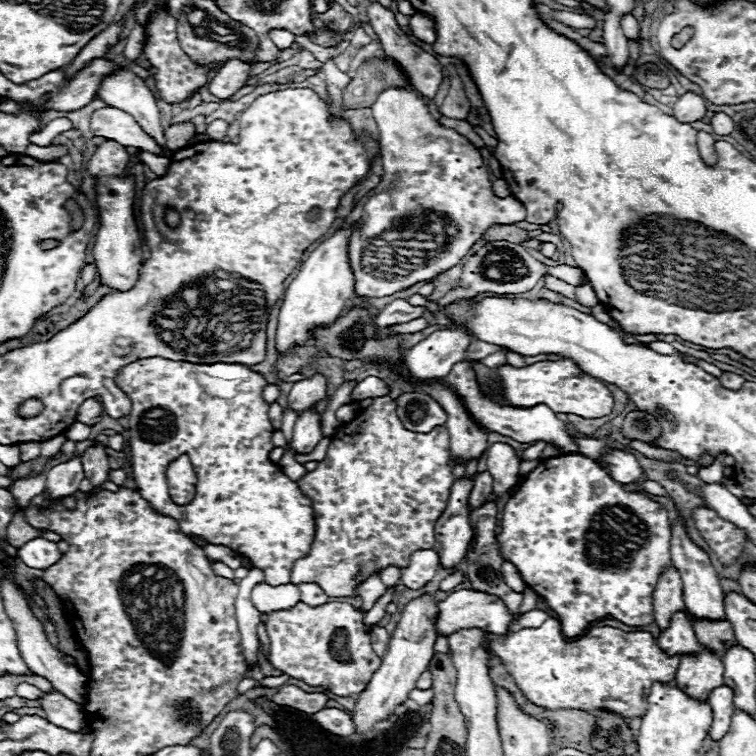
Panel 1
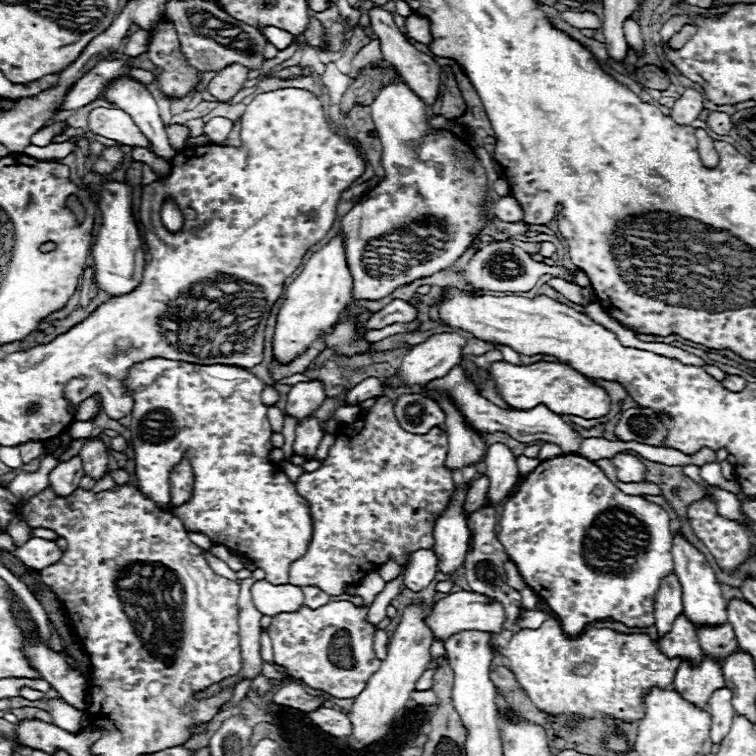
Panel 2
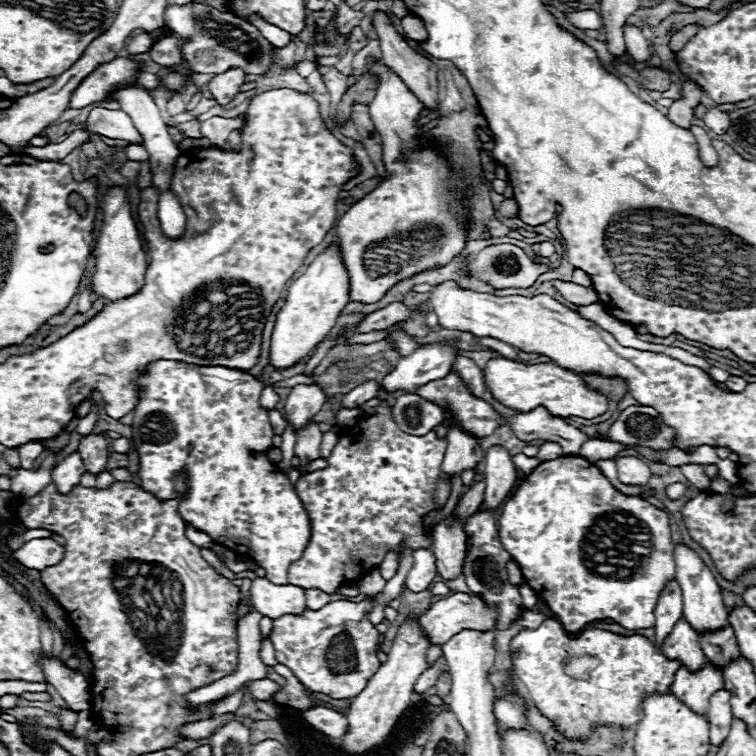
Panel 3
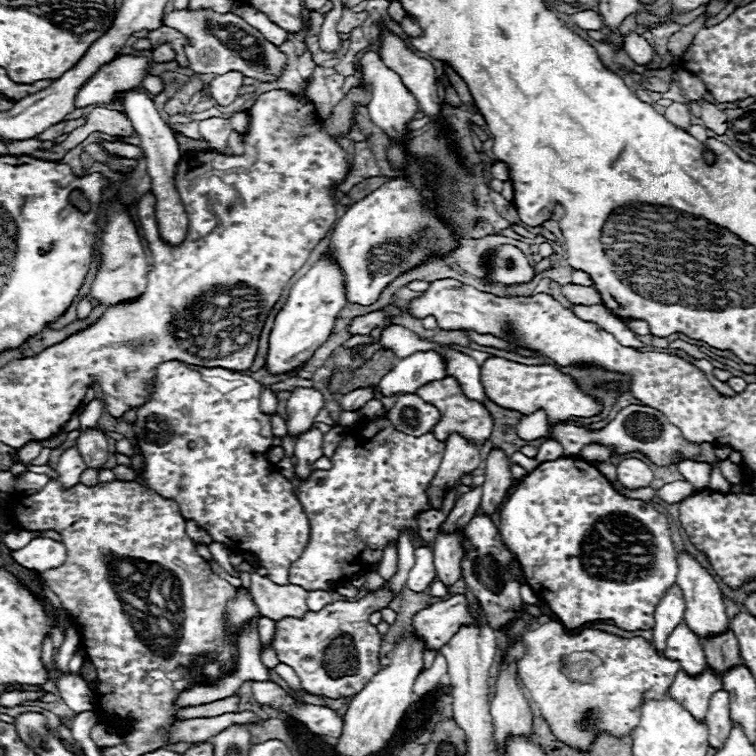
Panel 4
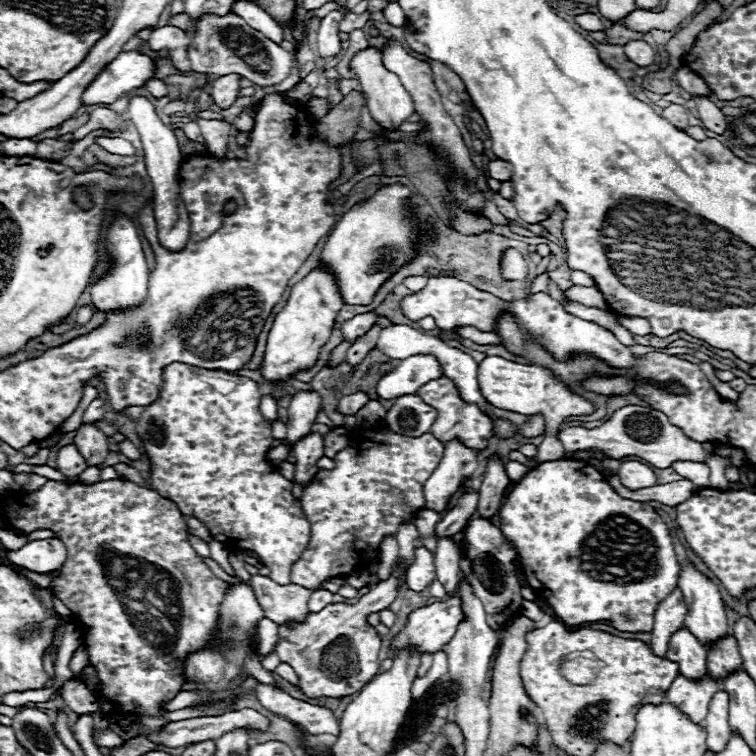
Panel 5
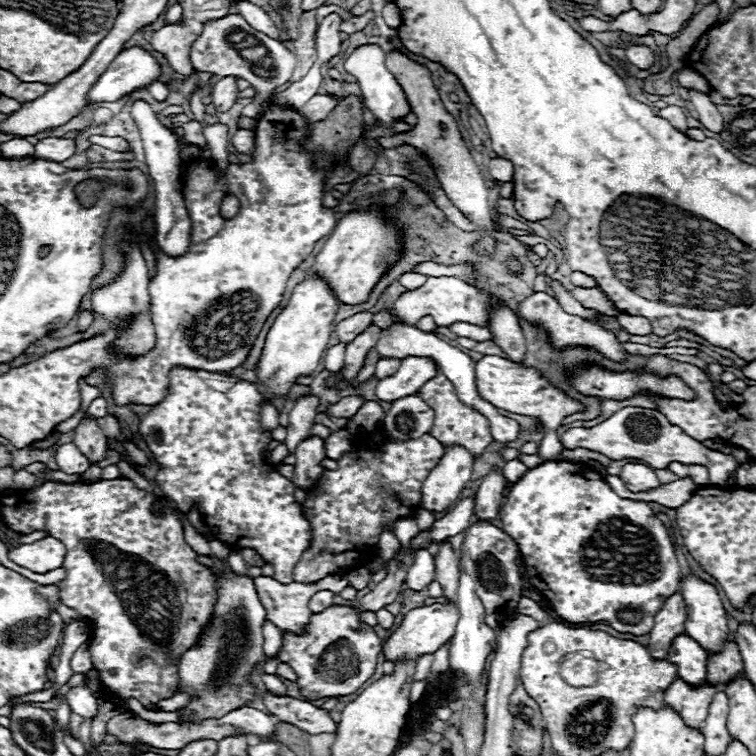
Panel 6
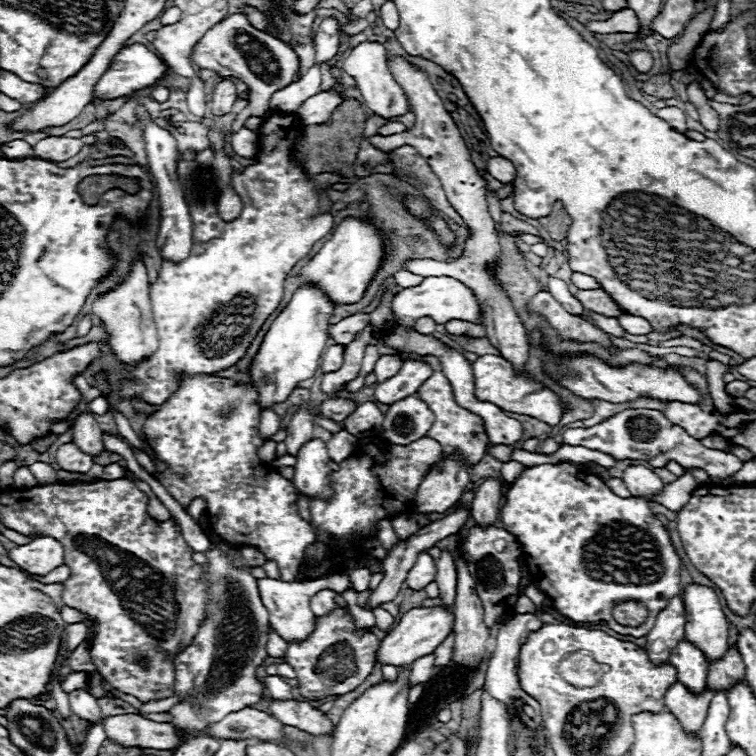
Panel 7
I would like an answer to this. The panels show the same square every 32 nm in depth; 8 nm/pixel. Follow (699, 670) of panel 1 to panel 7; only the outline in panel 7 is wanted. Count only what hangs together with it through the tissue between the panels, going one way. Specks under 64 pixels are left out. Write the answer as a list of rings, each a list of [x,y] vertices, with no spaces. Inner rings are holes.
[[[676,682],[666,690],[664,708],[668,712],[674,712],[674,716],[678,716],[678,722],[682,724],[682,728],[686,728],[686,732],[696,734],[704,724],[712,696],[714,692],[710,690],[704,690],[702,694],[694,696],[686,692],[686,688],[680,682]]]

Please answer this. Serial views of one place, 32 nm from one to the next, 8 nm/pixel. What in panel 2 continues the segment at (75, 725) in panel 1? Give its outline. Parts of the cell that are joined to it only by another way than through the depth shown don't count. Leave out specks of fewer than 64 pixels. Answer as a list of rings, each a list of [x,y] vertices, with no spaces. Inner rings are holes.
[[[48,700],[50,704],[50,714],[56,722],[56,726],[60,726],[62,730],[66,732],[76,732],[78,726],[80,726],[80,718],[82,718],[82,710],[76,710],[72,708],[70,704],[66,704],[64,700],[62,702],[56,702],[56,700]]]

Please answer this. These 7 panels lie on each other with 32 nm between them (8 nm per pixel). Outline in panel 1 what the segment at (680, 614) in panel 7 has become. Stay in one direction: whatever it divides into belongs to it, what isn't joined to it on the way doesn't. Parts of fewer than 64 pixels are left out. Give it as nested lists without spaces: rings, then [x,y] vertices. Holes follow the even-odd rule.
[[[670,568],[660,576],[652,598],[654,598],[652,604],[654,604],[656,626],[664,632],[668,628],[674,612],[682,612],[684,610],[682,582],[680,582],[680,574],[676,572],[676,568]]]

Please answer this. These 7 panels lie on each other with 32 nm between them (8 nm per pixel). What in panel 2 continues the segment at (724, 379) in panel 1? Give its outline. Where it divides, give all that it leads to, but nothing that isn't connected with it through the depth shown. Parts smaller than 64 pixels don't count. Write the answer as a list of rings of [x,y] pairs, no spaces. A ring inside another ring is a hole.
[[[728,374],[721,383],[726,389],[734,392],[740,392],[746,386],[746,380],[742,376],[732,374]]]

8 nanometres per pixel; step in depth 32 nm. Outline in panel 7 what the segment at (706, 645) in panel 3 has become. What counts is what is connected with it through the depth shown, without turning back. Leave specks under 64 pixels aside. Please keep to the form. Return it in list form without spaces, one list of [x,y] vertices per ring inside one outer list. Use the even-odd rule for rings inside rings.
[[[730,648],[724,658],[708,666],[708,688],[712,692],[728,692],[734,684],[746,680],[742,656],[736,648]]]

